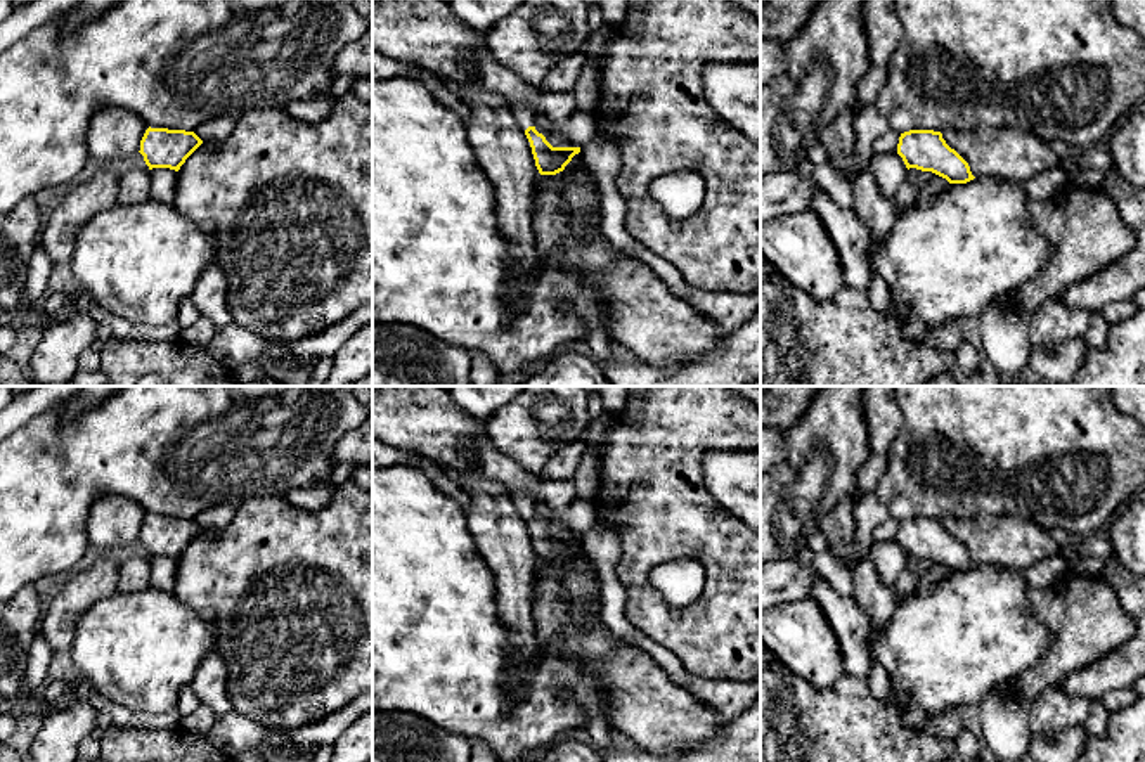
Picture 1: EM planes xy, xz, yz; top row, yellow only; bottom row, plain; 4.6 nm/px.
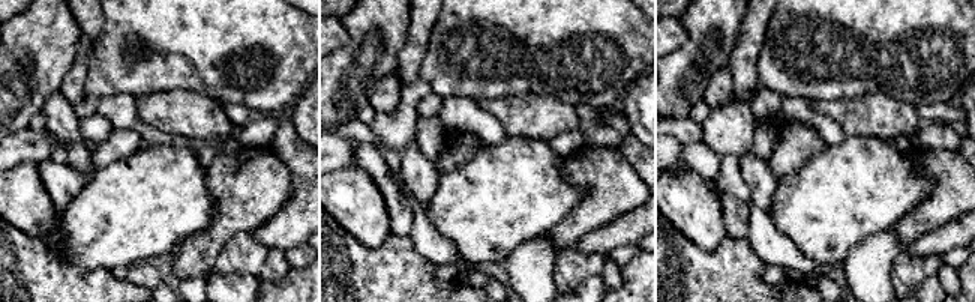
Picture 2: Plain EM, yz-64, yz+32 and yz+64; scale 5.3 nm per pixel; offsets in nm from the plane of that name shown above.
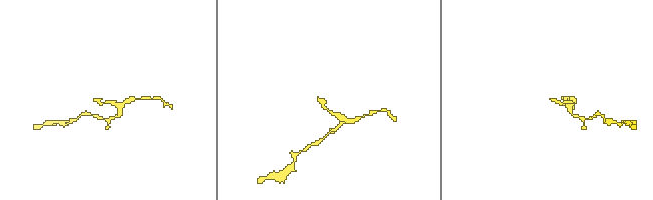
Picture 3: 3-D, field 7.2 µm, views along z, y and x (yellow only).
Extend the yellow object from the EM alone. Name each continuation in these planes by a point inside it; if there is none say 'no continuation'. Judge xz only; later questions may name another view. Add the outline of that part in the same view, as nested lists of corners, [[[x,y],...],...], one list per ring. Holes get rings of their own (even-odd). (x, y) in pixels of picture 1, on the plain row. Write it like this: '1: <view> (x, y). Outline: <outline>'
1: xz (558, 494). Outline: [[[540,480],[534,492],[513,492],[509,497],[518,516],[525,520],[528,514],[535,513],[537,497],[549,507],[563,511],[577,499],[577,488],[572,480]]]

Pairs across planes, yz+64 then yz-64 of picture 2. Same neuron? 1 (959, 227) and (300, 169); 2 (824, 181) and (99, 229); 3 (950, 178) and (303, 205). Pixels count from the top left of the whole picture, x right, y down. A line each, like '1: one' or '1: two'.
1: one
2: one
3: two

